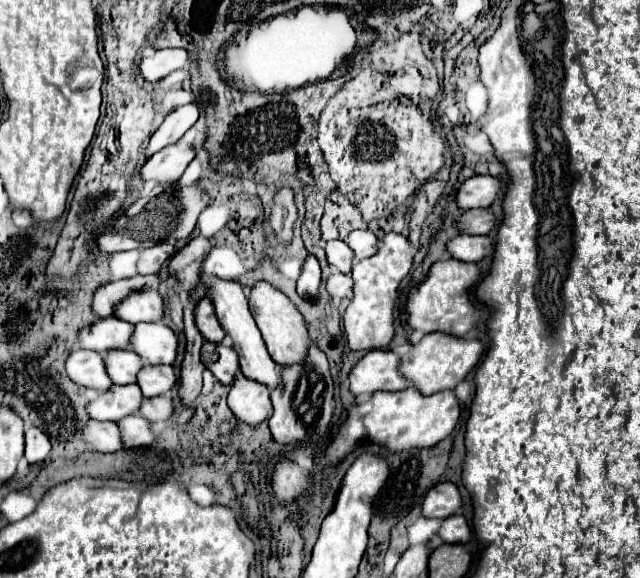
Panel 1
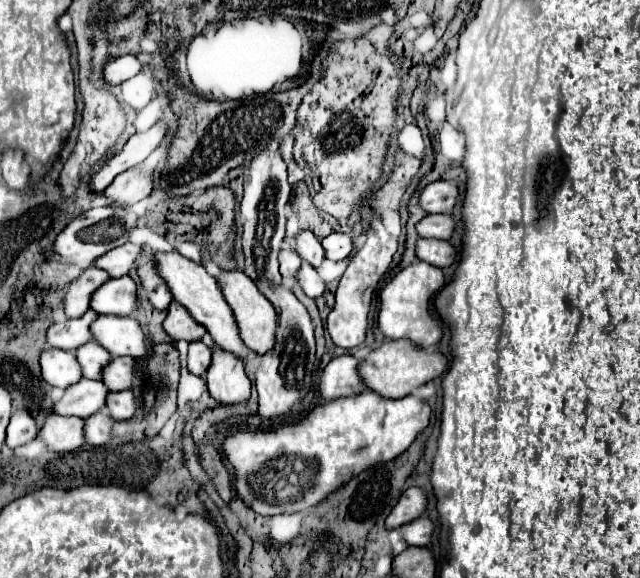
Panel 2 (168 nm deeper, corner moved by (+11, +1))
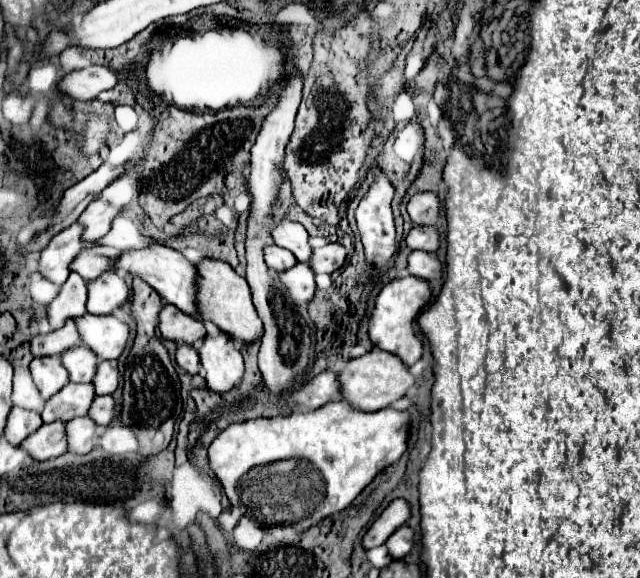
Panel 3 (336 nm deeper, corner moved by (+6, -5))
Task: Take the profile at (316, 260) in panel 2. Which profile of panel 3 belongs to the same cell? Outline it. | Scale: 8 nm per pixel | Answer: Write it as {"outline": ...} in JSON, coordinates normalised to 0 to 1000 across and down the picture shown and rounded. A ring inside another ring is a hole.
{"outline":[[[438,381],[431,384],[431,391],[425,394],[425,415],[431,426],[453,433],[466,453],[481,453],[488,429],[481,422],[481,401],[472,388],[466,384],[453,384],[453,381]]]}

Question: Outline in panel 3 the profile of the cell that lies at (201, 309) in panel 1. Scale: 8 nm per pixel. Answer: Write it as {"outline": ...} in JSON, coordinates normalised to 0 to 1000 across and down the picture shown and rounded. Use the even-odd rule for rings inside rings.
{"outline":[[[259,526],[250,536],[247,571],[250,571],[253,585],[272,588],[272,592],[288,592],[288,595],[313,592],[322,581],[322,571],[313,554],[288,543],[284,536],[275,536],[275,529],[269,529],[269,526]]]}

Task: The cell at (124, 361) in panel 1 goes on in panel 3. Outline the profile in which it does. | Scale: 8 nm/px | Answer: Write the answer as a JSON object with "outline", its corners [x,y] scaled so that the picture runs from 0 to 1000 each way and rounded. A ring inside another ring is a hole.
{"outline":[[[122,595],[113,606],[100,606],[100,612],[94,612],[91,619],[106,640],[109,661],[134,661],[134,664],[144,661],[150,647],[150,630],[156,626],[150,612],[144,612],[144,606],[138,606],[138,599],[131,595]]]}

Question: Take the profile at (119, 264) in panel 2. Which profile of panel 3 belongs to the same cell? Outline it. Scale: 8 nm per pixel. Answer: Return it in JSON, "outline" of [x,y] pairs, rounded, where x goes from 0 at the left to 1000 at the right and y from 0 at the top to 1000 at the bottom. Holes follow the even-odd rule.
{"outline":[[[138,426],[131,429],[119,450],[113,450],[113,471],[125,474],[131,484],[153,481],[159,471],[178,467],[178,450],[191,439],[191,433],[172,426]]]}

